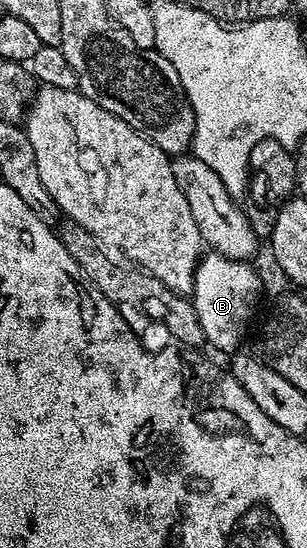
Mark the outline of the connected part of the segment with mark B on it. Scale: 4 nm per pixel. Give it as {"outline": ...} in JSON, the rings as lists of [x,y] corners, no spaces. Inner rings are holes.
{"outline":[[[210,252],[203,255],[194,273],[192,301],[203,339],[224,354],[235,353],[241,347],[260,292],[260,280],[251,268],[247,262]]]}

